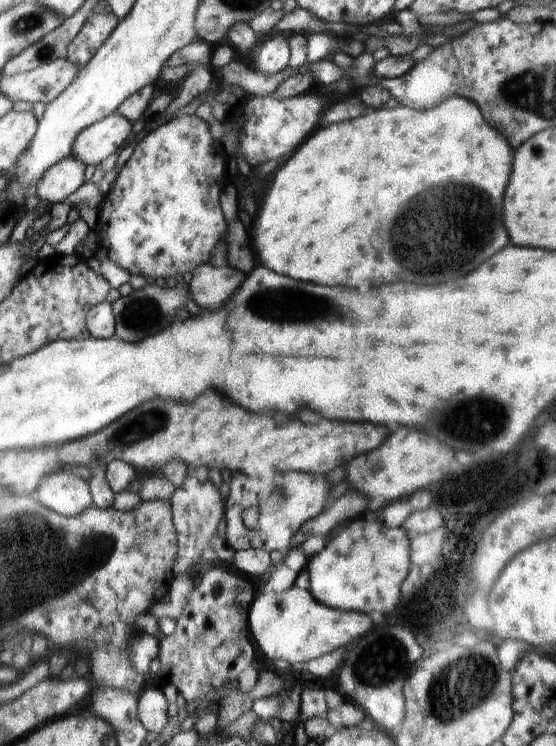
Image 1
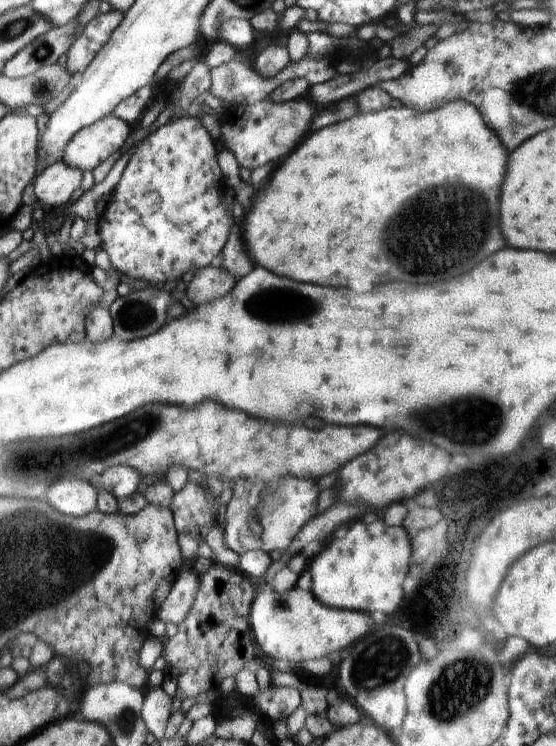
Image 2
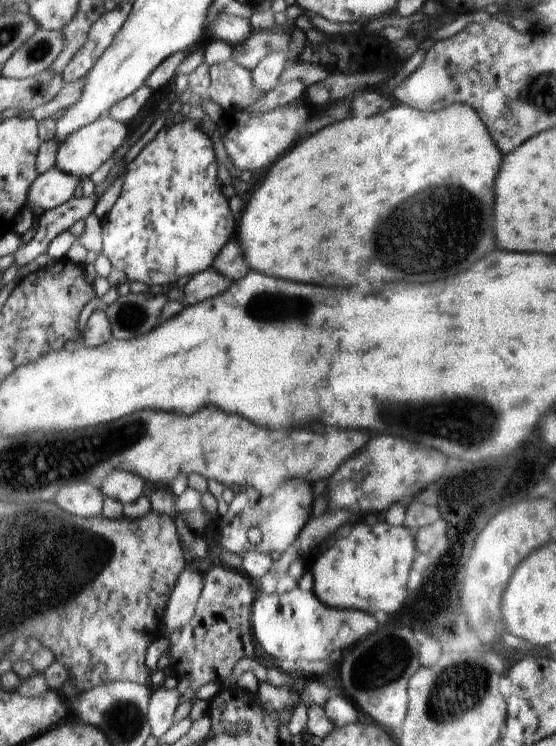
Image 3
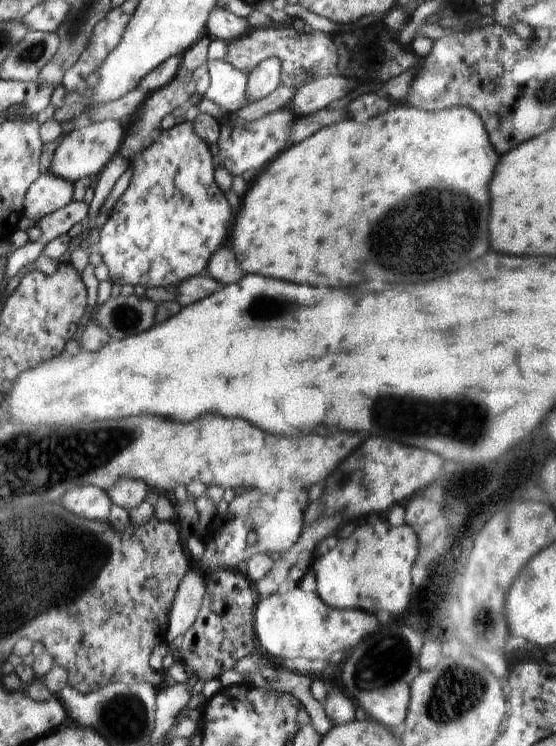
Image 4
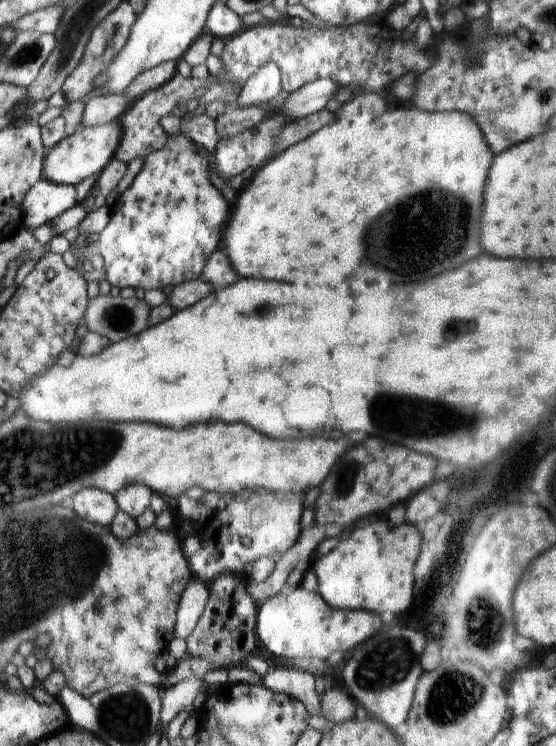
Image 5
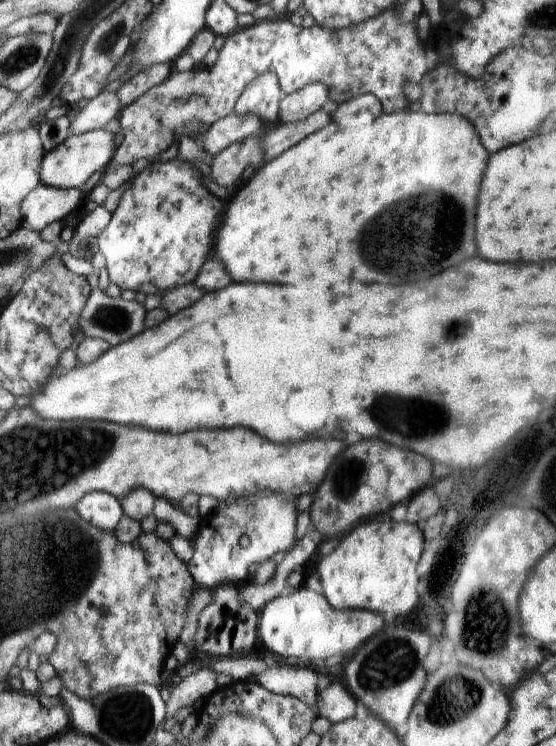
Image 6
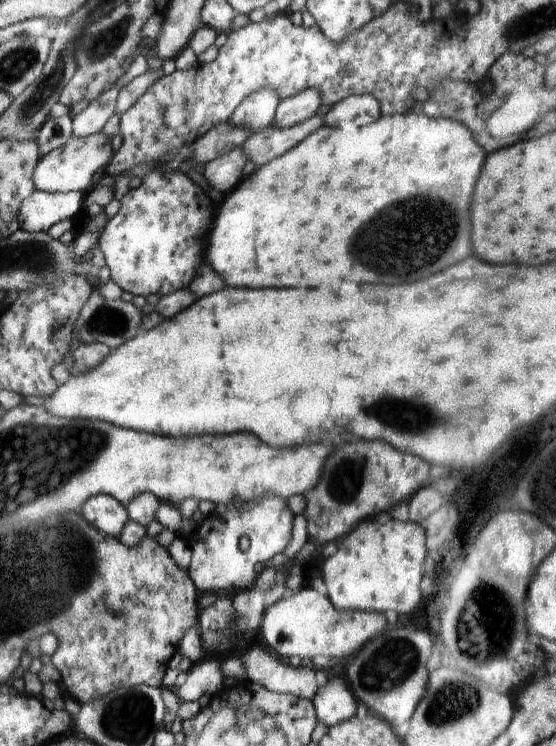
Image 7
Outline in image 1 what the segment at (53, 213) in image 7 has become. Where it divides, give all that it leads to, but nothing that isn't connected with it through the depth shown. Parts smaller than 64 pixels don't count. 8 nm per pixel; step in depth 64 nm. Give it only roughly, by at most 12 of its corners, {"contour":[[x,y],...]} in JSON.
{"contour":[[68,155],[44,172],[36,194],[65,202],[82,186],[86,166]]}

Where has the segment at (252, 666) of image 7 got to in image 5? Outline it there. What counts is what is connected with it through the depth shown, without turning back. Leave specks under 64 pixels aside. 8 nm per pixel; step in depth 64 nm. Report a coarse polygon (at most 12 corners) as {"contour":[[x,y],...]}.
{"contour":[[274,668],[262,684],[299,700],[310,716],[321,716],[315,674]]}

